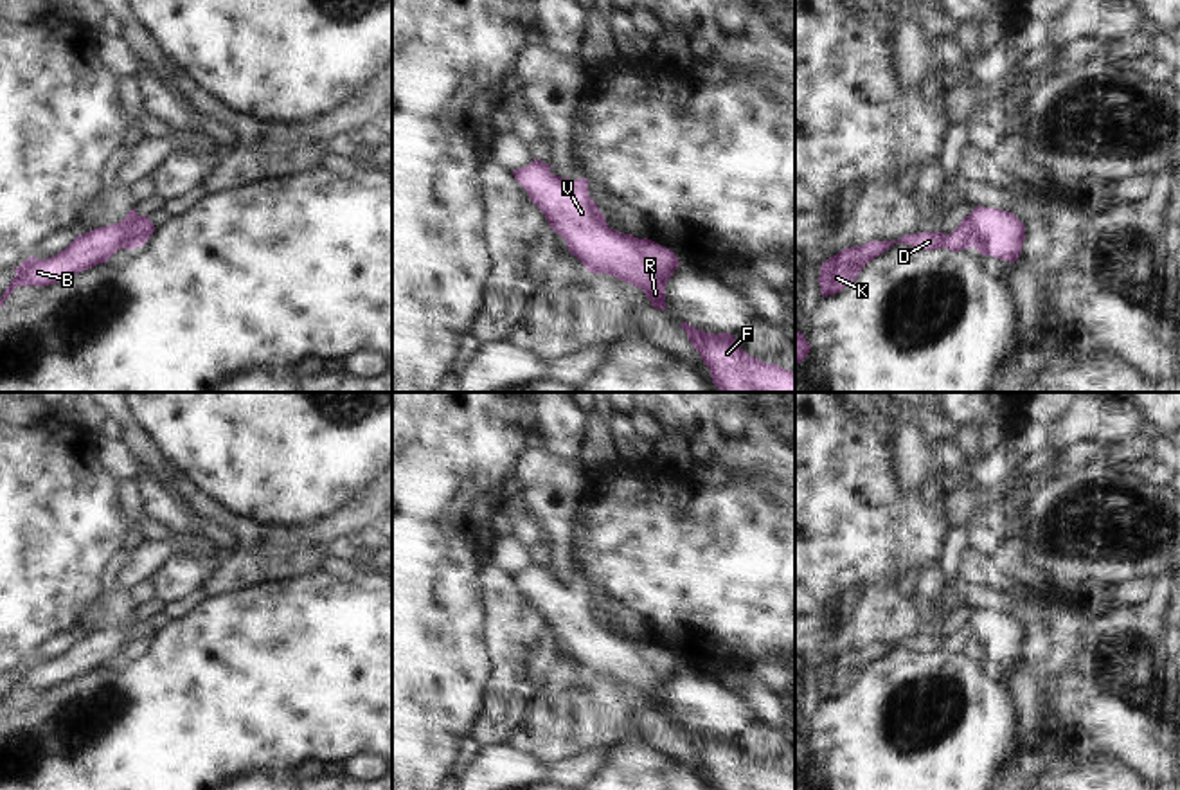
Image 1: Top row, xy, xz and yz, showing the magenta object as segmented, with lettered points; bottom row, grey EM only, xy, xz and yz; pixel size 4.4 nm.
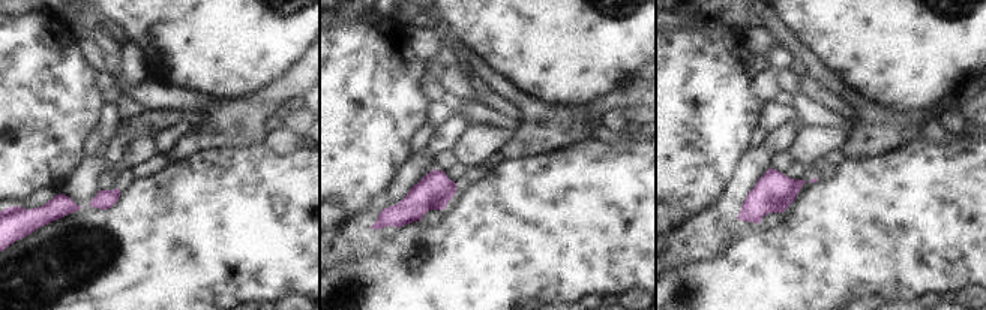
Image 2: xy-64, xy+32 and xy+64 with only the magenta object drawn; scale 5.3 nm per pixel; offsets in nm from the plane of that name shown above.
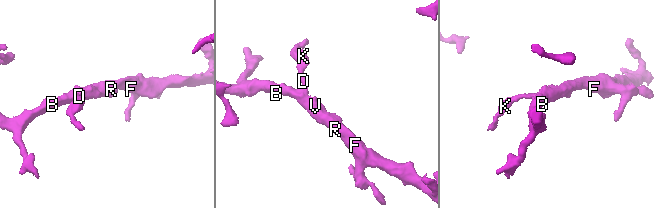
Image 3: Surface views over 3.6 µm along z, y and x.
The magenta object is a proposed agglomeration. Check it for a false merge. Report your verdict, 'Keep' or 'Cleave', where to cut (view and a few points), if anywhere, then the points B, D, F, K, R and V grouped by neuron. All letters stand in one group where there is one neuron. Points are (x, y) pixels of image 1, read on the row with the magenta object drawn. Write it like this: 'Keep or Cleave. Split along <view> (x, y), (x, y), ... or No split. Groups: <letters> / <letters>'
Keep. No split. Groups: B D F K R V.

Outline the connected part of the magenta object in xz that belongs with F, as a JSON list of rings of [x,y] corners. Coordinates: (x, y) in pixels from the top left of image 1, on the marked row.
[[[680,326],[721,392],[795,392],[795,373],[746,355],[734,335]]]

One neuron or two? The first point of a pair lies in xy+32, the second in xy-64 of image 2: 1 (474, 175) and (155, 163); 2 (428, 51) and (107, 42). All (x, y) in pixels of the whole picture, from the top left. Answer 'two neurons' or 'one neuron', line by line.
1: one neuron
2: two neurons

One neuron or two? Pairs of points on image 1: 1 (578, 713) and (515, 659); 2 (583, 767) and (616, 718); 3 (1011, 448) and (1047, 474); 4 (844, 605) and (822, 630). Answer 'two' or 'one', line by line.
1: two
2: two
3: two
4: one

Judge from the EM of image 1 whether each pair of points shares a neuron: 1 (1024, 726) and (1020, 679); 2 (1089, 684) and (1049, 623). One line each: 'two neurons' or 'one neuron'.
1: one neuron
2: two neurons

